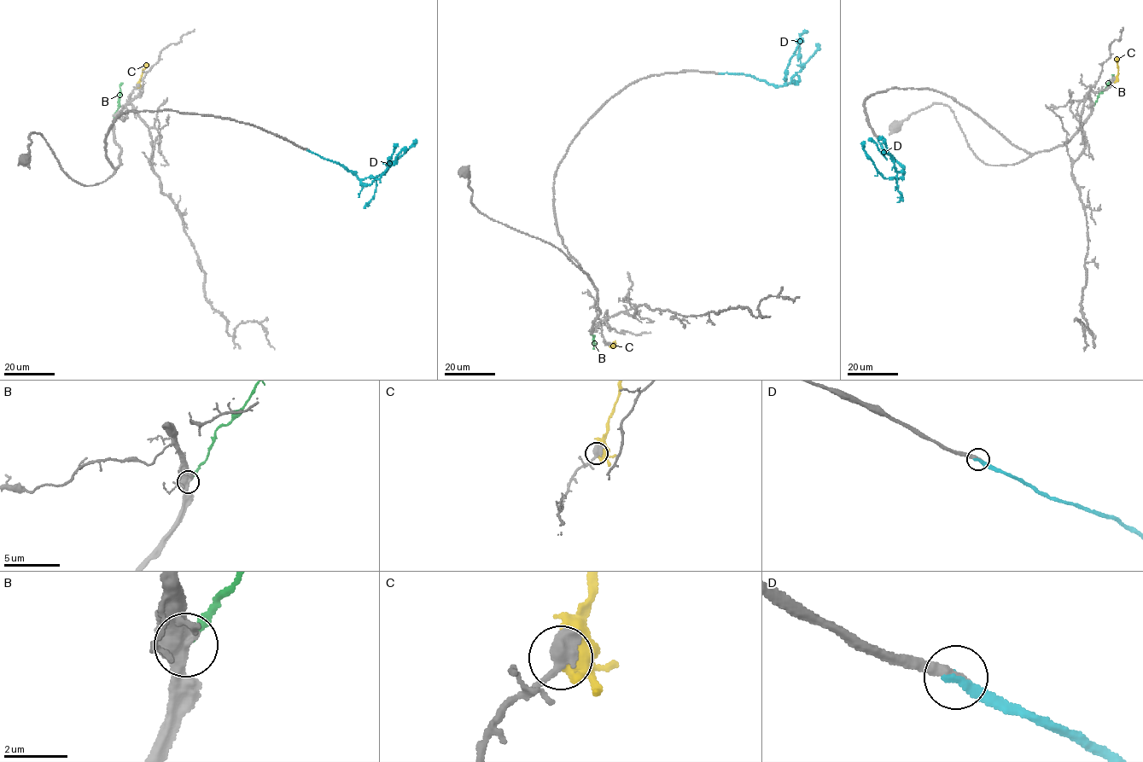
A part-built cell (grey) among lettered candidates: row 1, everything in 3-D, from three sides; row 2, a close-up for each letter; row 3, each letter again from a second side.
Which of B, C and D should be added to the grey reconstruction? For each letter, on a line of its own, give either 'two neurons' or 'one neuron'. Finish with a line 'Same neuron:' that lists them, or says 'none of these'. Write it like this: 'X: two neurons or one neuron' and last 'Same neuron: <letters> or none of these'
B: two neurons
C: two neurons
D: one neuron
Same neuron: D

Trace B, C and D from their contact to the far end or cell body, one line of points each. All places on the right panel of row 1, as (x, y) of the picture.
B: (1093, 106), (1113, 77), (1111, 74)
C: (1115, 79), (1117, 74), (1116, 57)
D: (878, 137), (884, 150), (900, 164), (904, 173), (901, 177), (884, 178), (864, 149), (864, 144)

